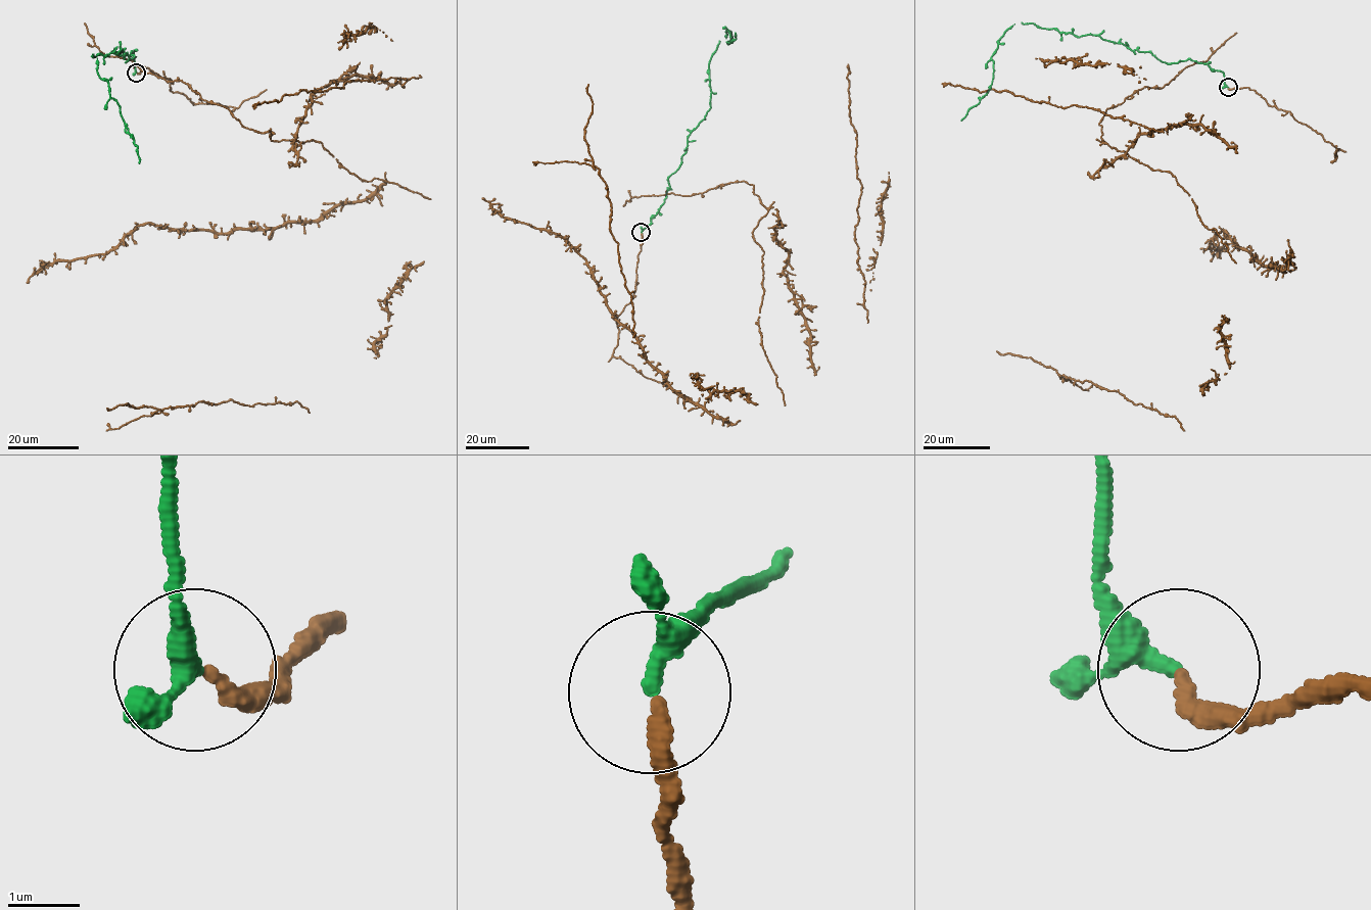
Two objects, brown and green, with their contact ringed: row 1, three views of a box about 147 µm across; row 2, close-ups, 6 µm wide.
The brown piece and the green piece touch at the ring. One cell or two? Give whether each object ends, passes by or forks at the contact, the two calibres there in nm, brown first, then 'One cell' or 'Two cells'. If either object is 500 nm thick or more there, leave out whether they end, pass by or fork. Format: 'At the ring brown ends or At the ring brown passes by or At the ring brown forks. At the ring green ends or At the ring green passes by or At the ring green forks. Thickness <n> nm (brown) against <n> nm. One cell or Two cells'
At the ring brown ends. At the ring green passes by. Thickness 260 nm (brown) against 220 nm. One cell

